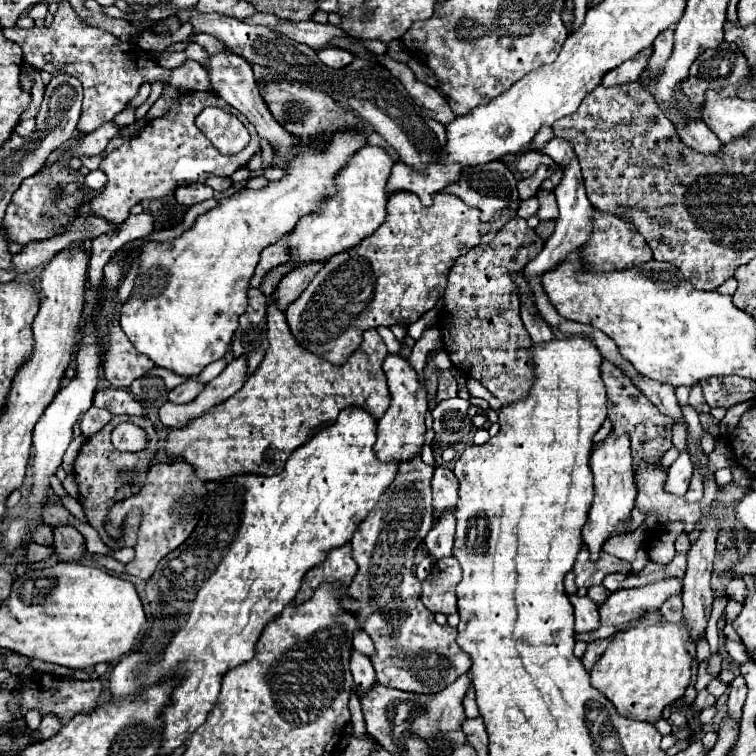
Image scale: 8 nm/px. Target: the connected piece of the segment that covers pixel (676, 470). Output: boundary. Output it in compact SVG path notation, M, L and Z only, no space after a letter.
M682 452L676 458L676 462L668 468L668 484L666 484L668 492L684 496L688 490L690 478L692 478L692 460L690 460L688 452Z

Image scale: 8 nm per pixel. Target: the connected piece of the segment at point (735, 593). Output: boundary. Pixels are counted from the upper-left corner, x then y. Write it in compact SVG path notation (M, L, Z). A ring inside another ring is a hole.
M726 578L724 580L724 588L726 588L728 598L734 598L738 602L744 600L744 596L746 596L746 584L740 578Z

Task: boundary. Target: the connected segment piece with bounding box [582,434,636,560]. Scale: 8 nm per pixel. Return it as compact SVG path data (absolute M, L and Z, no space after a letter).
M610 434L606 440L598 442L596 450L592 452L590 466L592 466L592 474L594 474L594 502L588 512L588 522L582 530L582 538L592 552L592 558L596 560L596 552L600 552L600 548L606 542L606 538L610 536L612 528L616 528L616 524L620 520L624 520L624 516L630 516L630 512L634 508L636 484L632 484L632 456L630 456L628 436Z

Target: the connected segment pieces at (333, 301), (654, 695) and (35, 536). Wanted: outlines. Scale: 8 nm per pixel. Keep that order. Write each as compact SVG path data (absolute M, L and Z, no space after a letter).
M404 190L394 192L388 198L388 216L384 224L374 234L366 236L360 244L340 254L334 254L324 264L324 268L314 276L308 288L288 306L286 320L294 338L298 338L298 342L306 350L322 356L324 360L332 364L344 364L346 358L362 344L362 332L366 328L392 326L398 320L404 320L406 324L410 324L410 322L416 322L424 312L434 308L444 294L446 276L452 264L456 262L456 258L474 246L488 244L492 236L510 218L512 218L512 210L508 210L508 216L506 216L506 210L502 210L492 220L482 222L478 208L468 208L466 204L454 204L452 194L434 194L432 206L424 208L416 194L404 192Z
M636 620L626 630L618 630L590 672L590 682L596 686L624 716L636 716L636 720L656 722L662 716L664 706L684 696L684 690L692 678L694 656L688 646L694 644L690 626L686 620L658 622Z
M40 524L40 528L36 528L36 532L32 532L32 540L36 544L52 544L52 528L48 524Z

